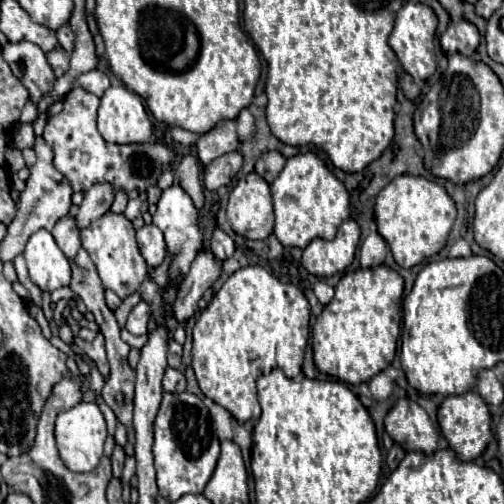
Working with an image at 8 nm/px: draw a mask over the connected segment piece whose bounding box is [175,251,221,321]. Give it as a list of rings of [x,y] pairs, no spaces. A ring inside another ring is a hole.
[[[199,251],[191,263],[191,271],[185,277],[185,287],[181,287],[181,299],[177,299],[177,321],[195,315],[197,301],[219,279],[219,275],[221,261],[211,251]]]

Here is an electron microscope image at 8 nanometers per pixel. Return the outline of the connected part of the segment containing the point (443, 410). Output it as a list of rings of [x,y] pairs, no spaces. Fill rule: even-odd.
[[[475,391],[445,397],[445,401],[441,403],[441,407],[437,411],[437,421],[443,431],[443,437],[449,441],[449,447],[457,453],[457,459],[461,459],[461,461],[477,459],[485,451],[485,447],[491,439],[489,409],[487,409],[485,401],[479,397],[479,393],[475,393]]]

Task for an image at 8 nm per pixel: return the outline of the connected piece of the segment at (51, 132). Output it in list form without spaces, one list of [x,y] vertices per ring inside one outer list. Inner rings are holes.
[[[73,87],[65,101],[63,101],[63,111],[59,115],[49,117],[43,139],[53,147],[55,151],[55,167],[61,171],[73,191],[87,191],[93,183],[99,181],[109,181],[113,183],[115,191],[133,191],[141,189],[145,191],[149,185],[157,183],[161,173],[163,173],[163,163],[173,161],[173,149],[163,143],[135,143],[135,145],[117,145],[117,143],[107,143],[101,133],[97,131],[97,107],[99,107],[99,97],[85,91],[83,87]]]

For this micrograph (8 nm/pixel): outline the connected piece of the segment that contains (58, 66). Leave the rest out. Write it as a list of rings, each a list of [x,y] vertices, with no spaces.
[[[61,47],[53,49],[53,51],[45,53],[45,57],[47,57],[47,61],[53,67],[53,71],[55,71],[57,77],[61,77],[69,69],[69,53],[65,49],[61,49]]]

